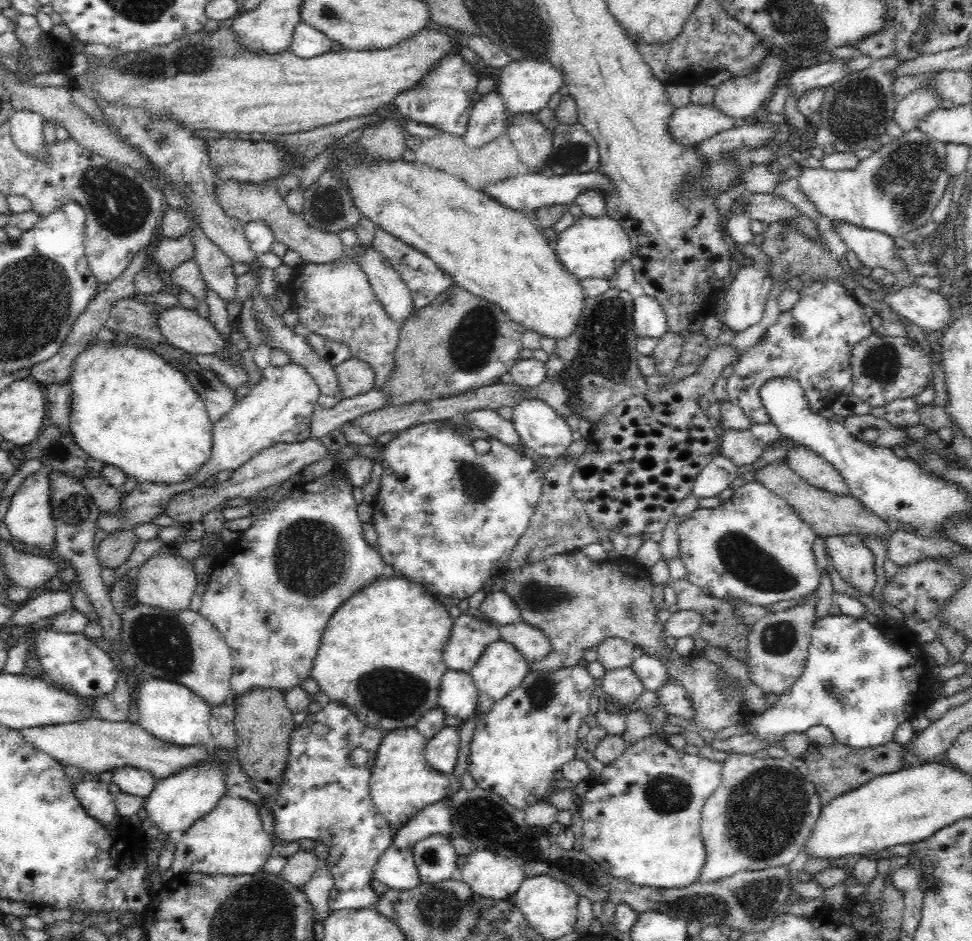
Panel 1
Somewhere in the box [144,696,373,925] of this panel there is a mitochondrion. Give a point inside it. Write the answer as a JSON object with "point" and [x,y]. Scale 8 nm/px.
{"point":[255,891]}

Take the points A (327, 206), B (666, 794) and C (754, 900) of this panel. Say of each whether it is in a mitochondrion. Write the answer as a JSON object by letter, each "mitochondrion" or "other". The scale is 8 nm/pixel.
{"A":"mitochondrion","B":"mitochondrion","C":"mitochondrion"}

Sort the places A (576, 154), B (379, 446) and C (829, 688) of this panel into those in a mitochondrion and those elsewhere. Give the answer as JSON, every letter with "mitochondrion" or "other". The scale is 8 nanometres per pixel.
{"A":"mitochondrion","B":"other","C":"mitochondrion"}

